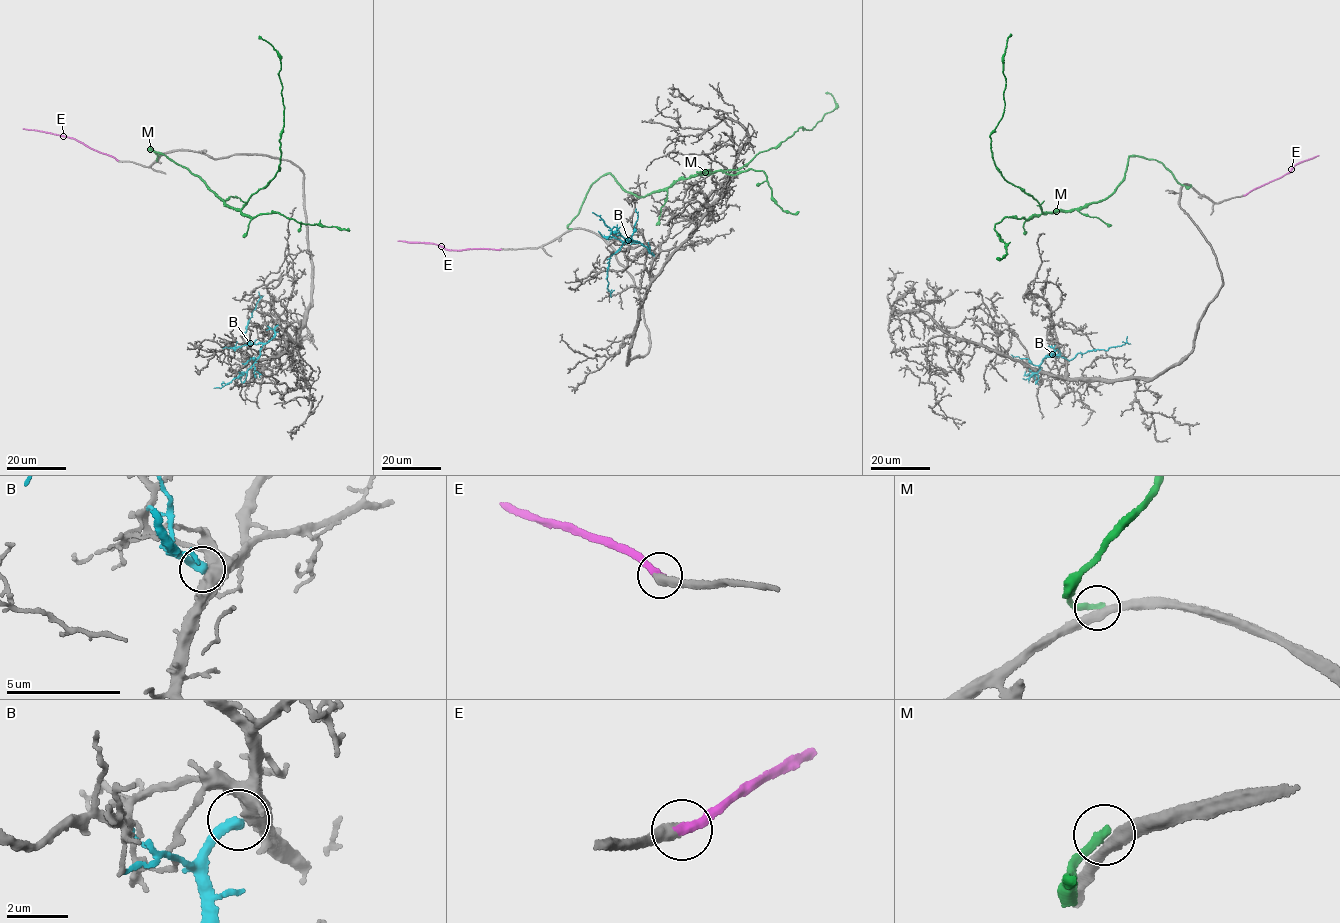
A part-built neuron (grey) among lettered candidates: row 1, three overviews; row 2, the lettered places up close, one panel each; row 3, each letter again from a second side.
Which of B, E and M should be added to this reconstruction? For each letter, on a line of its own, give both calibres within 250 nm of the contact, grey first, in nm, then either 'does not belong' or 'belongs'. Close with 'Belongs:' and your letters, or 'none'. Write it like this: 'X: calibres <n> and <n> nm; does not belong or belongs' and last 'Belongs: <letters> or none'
B: calibres 550 and 380 nm; does not belong
E: calibres 440 and 320 nm; belongs
M: calibres 360 and 280 nm; does not belong
Belongs: E

